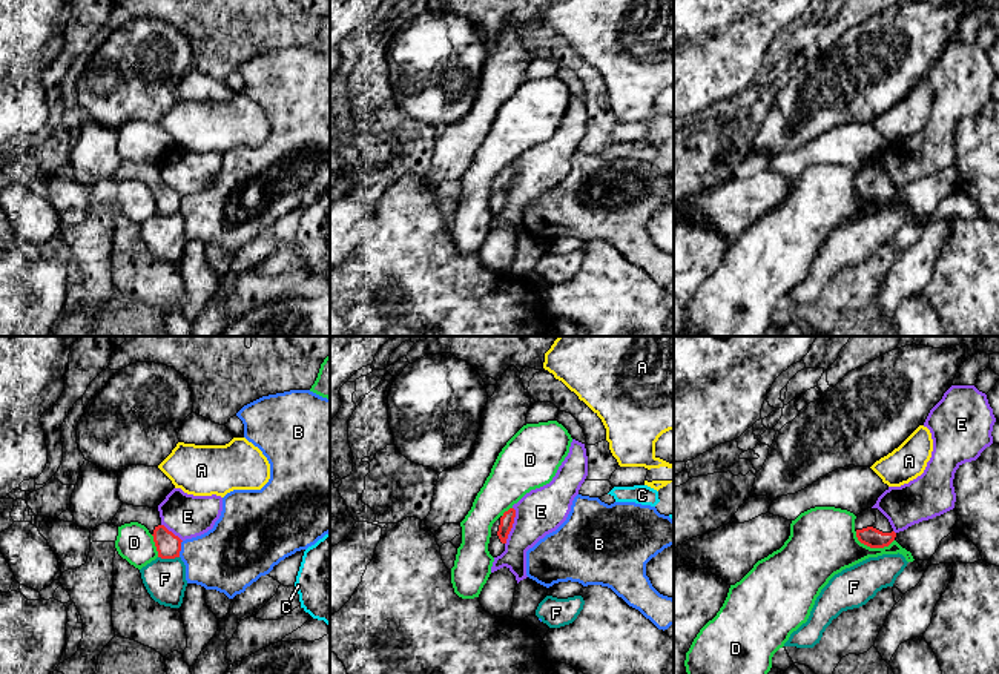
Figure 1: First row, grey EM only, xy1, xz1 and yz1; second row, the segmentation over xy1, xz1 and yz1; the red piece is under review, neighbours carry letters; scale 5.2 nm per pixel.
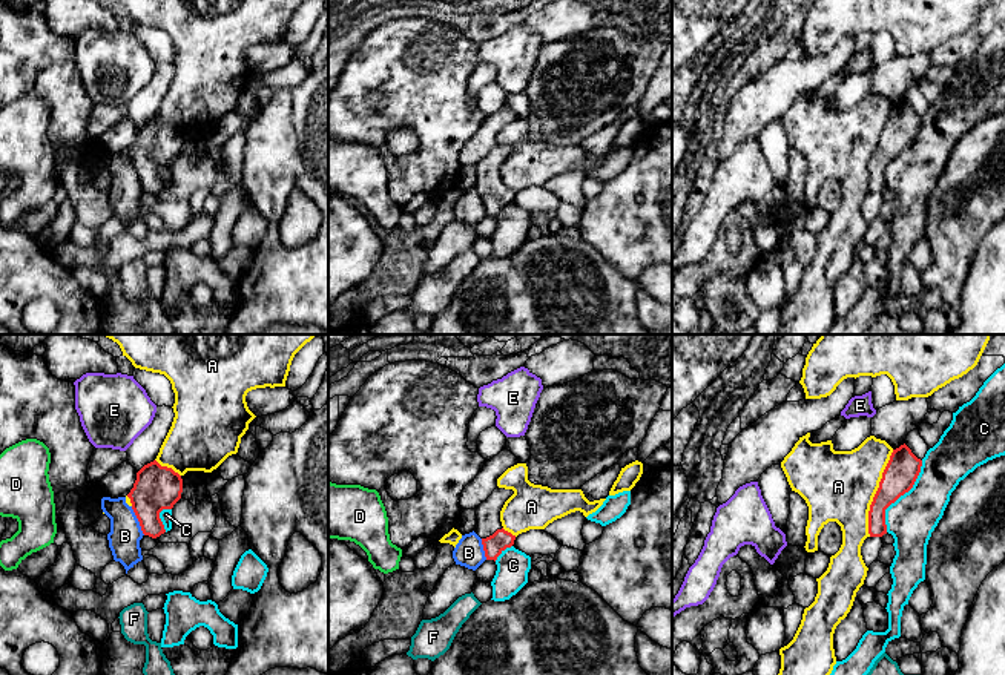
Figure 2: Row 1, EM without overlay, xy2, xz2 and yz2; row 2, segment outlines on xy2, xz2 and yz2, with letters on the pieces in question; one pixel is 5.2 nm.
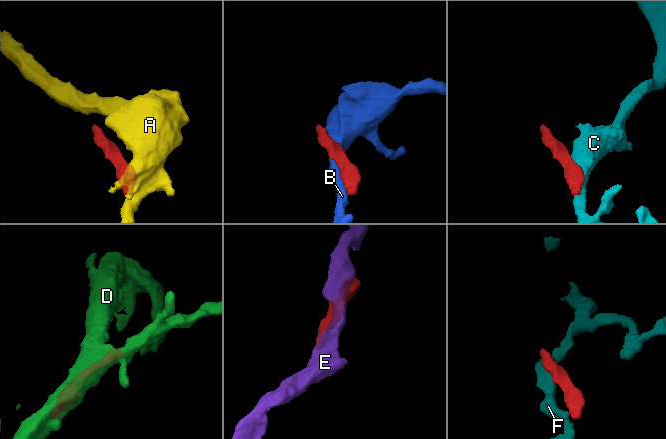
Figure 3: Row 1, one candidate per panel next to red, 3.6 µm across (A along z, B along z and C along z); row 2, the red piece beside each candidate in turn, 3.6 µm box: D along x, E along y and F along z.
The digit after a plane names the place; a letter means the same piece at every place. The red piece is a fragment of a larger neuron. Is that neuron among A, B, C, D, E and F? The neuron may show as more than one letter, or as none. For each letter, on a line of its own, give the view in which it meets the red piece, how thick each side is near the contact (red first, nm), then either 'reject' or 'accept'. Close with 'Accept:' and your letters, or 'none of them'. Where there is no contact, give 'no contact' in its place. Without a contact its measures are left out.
A: yz2 | 170/360 nm | reject
B: xy2 | 240/170 nm | reject
C: yz2 | 170/260 nm | reject
D: yz1 | 100/340 nm | reject
E: xz1 | 70/240 nm | reject
F: xy1 | 130/220 nm | reject
Accept: none of them

